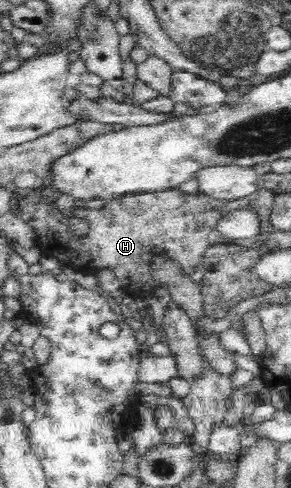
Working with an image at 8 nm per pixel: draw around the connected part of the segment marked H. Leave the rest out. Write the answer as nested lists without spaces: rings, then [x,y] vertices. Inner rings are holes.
[[[37,187],[16,201],[16,208],[21,220],[26,222],[36,235],[36,247],[41,251],[41,257],[53,257],[61,266],[71,267],[84,273],[99,274],[109,270],[113,277],[122,285],[124,296],[133,297],[136,301],[141,297],[153,297],[155,289],[169,288],[169,283],[158,282],[154,262],[161,257],[177,267],[178,278],[189,277],[200,267],[204,253],[209,246],[219,243],[231,243],[225,239],[216,228],[220,216],[235,209],[251,209],[259,212],[261,208],[272,210],[275,193],[259,189],[255,194],[240,199],[211,198],[205,193],[187,194],[179,188],[164,190],[156,193],[133,193],[118,196],[106,201],[103,208],[73,207],[69,214],[62,214],[57,208],[55,196],[45,195],[44,187]],[[70,218],[84,218],[89,222],[89,238],[75,241],[69,236],[68,222]]]

